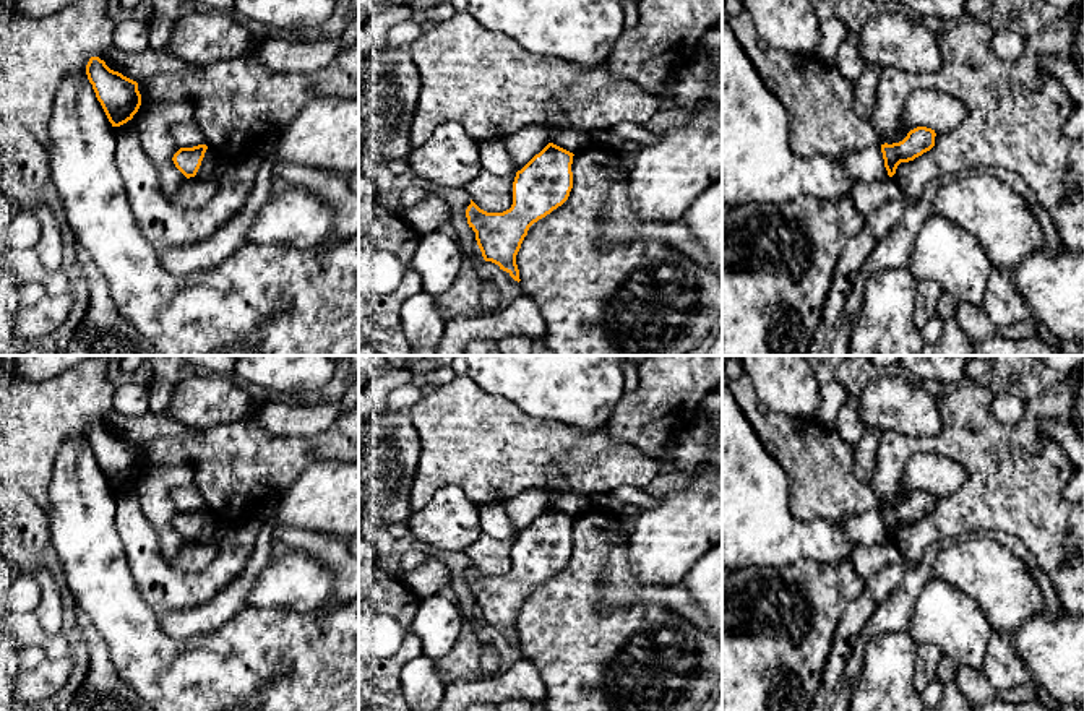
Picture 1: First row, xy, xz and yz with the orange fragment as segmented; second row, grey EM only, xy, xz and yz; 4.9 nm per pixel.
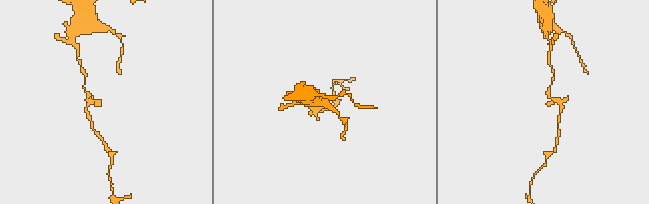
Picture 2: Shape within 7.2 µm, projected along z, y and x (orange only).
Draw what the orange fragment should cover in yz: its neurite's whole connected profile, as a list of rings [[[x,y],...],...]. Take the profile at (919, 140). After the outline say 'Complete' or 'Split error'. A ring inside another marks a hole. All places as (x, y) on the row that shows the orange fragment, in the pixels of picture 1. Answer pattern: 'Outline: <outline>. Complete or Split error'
Outline: [[[917,127],[907,133],[907,136],[893,144],[881,144],[884,167],[888,175],[893,177],[901,162],[914,161],[935,146],[935,130],[927,127]]]. Complete

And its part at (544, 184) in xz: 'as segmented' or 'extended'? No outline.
as segmented

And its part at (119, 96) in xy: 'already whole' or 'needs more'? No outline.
already whole

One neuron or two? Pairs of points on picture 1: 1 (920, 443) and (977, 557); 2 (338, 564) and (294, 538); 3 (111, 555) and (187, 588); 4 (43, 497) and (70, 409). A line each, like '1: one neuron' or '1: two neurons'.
1: two neurons
2: one neuron
3: two neurons
4: one neuron

